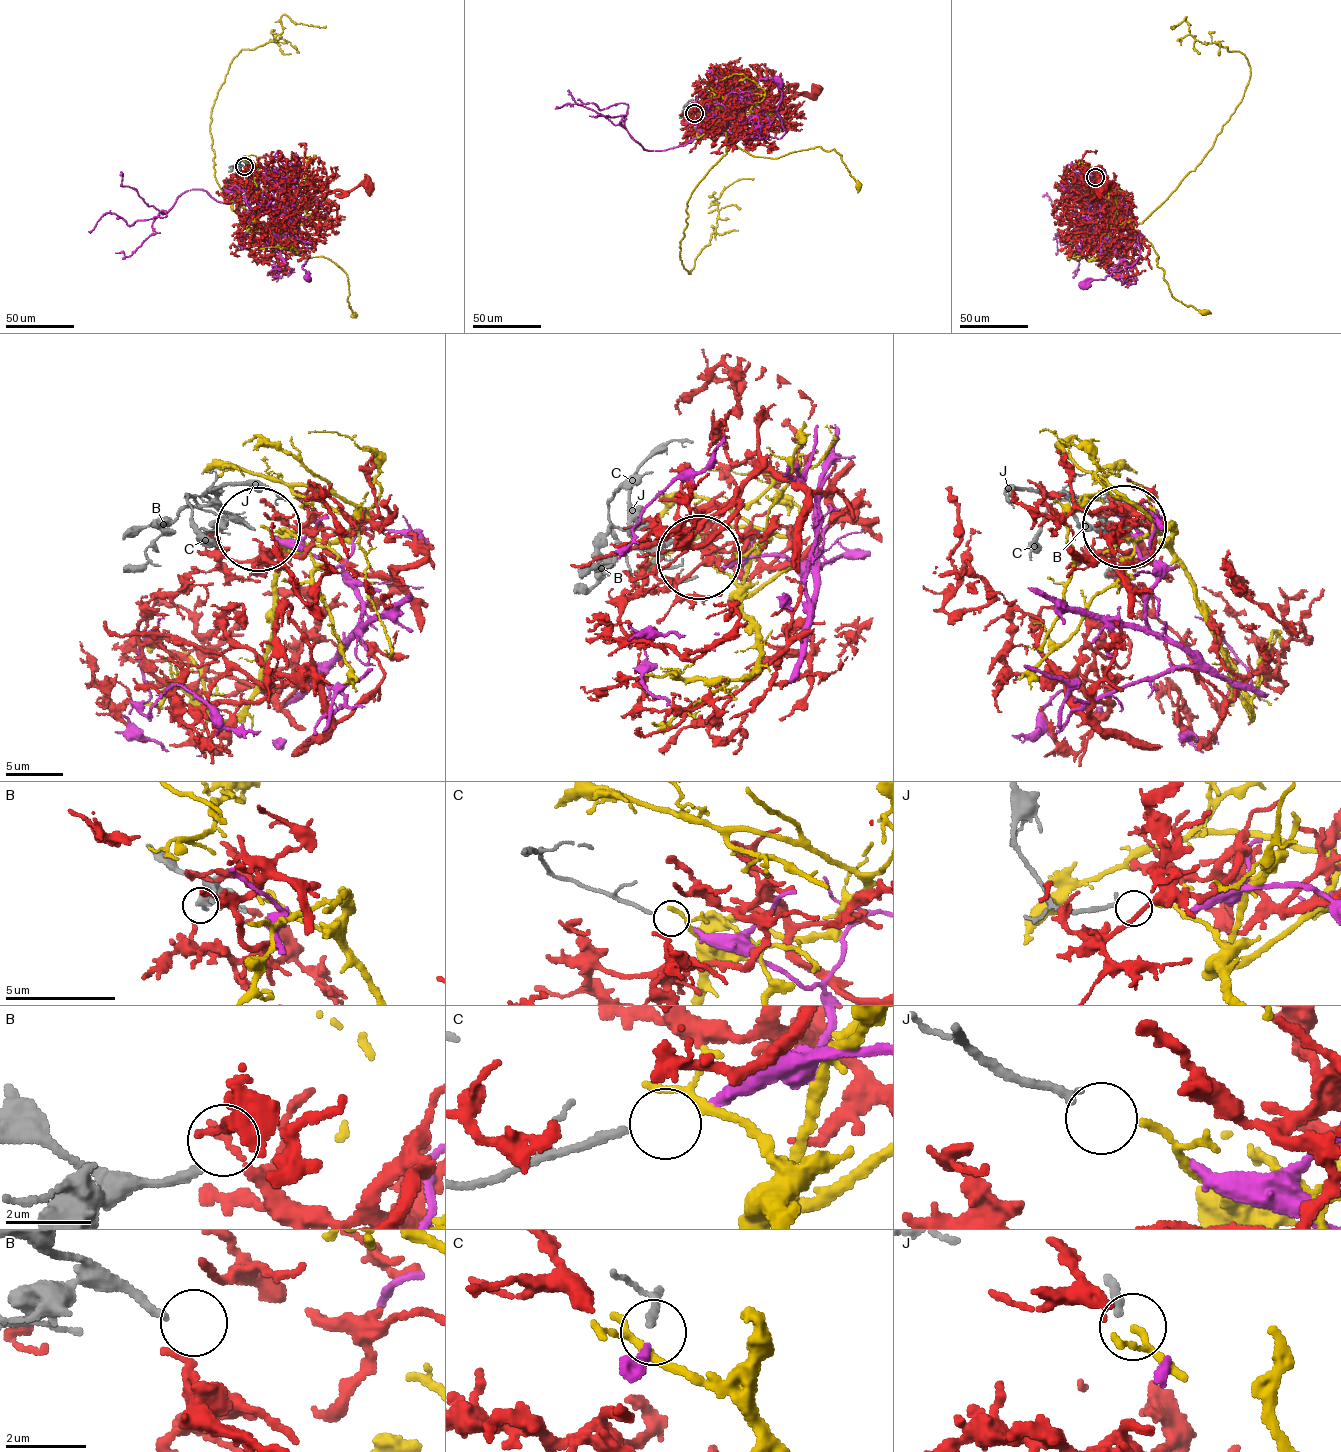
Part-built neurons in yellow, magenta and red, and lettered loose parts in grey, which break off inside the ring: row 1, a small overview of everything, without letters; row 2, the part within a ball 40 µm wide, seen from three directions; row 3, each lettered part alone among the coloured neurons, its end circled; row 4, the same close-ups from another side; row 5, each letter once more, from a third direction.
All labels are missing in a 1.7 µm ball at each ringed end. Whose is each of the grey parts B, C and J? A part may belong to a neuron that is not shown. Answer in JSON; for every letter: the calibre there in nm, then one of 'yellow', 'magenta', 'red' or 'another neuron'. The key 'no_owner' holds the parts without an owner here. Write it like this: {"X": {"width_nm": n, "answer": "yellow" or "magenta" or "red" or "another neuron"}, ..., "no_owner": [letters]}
{"B": {"width_nm": 180, "answer": "another neuron"}, "C": {"width_nm": 160, "answer": "magenta"}, "J": {"width_nm": 200, "answer": "yellow"}, "no_owner": ["B"]}

